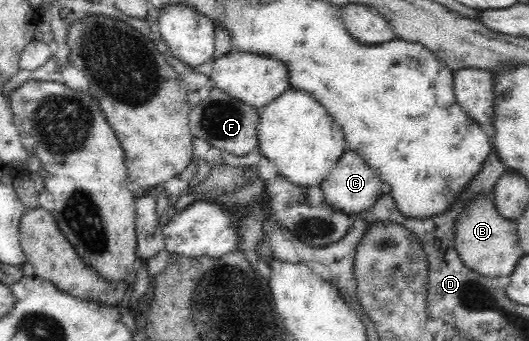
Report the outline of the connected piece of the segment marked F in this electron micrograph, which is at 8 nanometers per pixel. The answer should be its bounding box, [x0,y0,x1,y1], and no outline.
[189,88,259,156]

